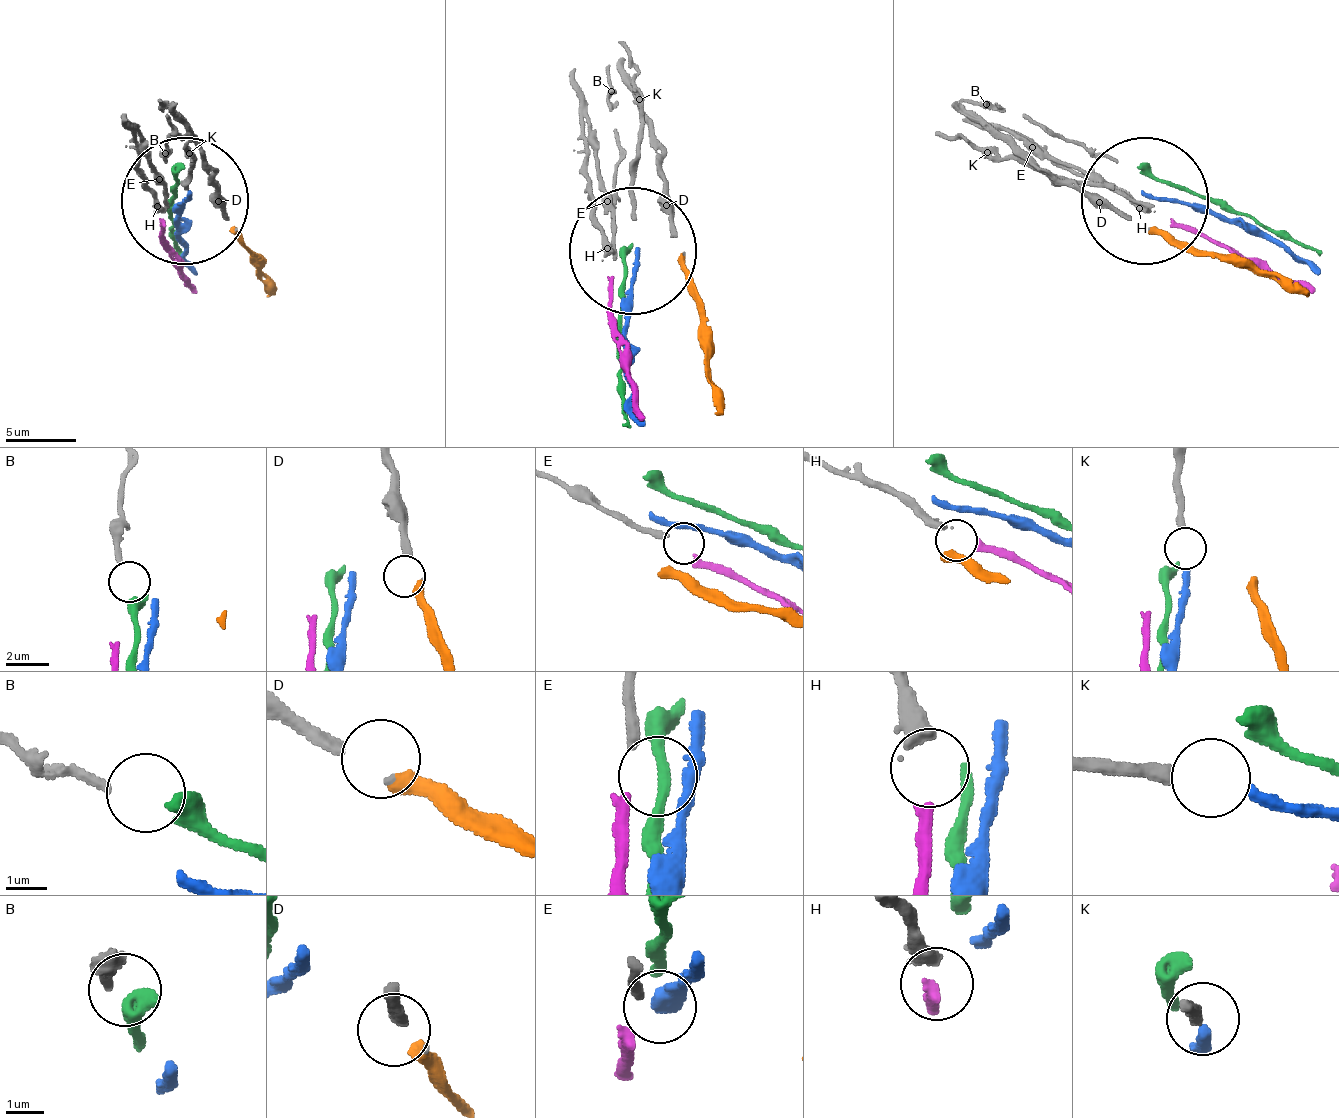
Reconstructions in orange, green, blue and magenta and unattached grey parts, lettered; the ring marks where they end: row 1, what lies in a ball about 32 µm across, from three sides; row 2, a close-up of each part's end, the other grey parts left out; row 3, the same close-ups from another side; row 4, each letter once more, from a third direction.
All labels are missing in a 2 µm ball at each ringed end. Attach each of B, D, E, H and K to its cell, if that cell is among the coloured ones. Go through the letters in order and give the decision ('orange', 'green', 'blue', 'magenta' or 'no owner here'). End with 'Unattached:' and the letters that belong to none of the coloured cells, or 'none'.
B: green
D: orange
E: no owner here
H: magenta
K: blue
Unattached: E

